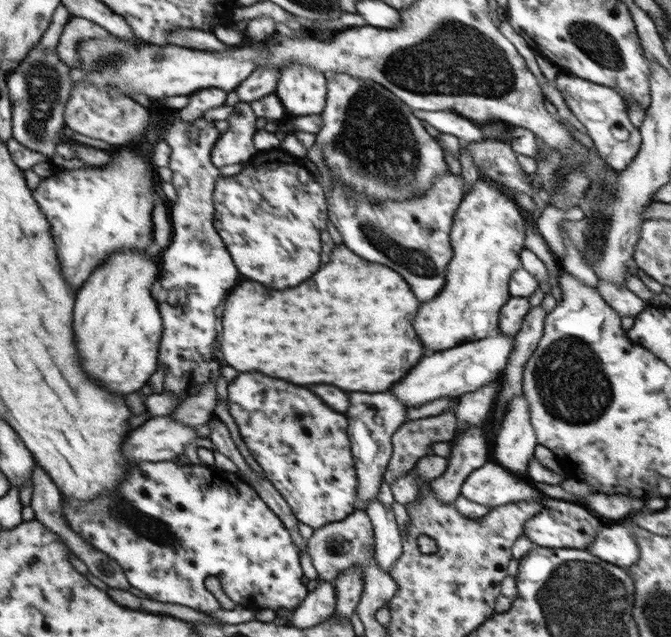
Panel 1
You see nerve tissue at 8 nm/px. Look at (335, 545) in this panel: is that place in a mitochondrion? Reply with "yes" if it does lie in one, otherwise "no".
yes

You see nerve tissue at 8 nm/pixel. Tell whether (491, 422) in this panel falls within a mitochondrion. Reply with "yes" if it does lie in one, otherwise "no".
no

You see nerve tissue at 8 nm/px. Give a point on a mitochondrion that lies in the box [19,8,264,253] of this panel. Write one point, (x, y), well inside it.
(43, 85)

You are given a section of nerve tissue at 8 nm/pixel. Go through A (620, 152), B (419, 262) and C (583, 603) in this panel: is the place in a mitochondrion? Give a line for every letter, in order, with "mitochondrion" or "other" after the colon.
A: other
B: mitochondrion
C: mitochondrion

